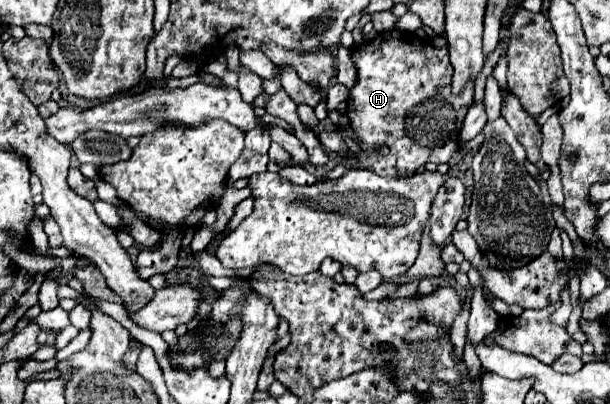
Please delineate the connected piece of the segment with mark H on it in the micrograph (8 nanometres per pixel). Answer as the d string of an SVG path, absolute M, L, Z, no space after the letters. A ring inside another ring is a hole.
M388 30L352 48L352 62L356 66L356 84L346 100L346 116L362 140L360 168L370 168L380 176L406 178L428 162L448 162L456 152L456 130L460 130L474 98L472 86L464 94L454 96L454 100L448 94L448 82L452 80L448 48L434 48L410 32ZM378 144L386 144L390 154L376 156L372 148Z

